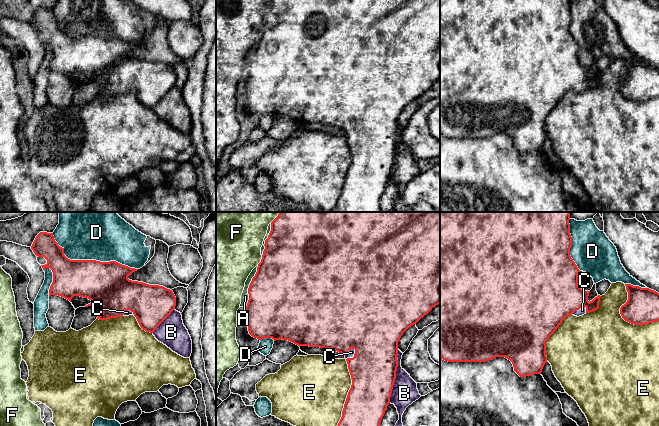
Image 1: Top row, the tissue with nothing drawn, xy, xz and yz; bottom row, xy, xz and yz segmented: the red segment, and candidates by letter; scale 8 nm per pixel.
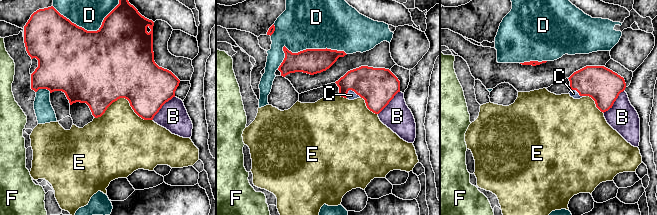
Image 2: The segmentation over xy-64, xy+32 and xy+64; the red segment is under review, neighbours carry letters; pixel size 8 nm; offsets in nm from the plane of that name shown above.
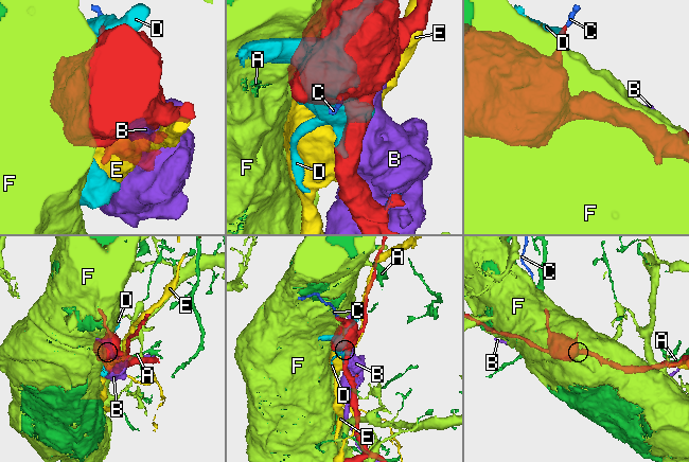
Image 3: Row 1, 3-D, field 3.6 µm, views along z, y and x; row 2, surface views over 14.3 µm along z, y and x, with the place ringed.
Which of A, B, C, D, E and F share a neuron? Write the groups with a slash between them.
A F / B / C / D / E

